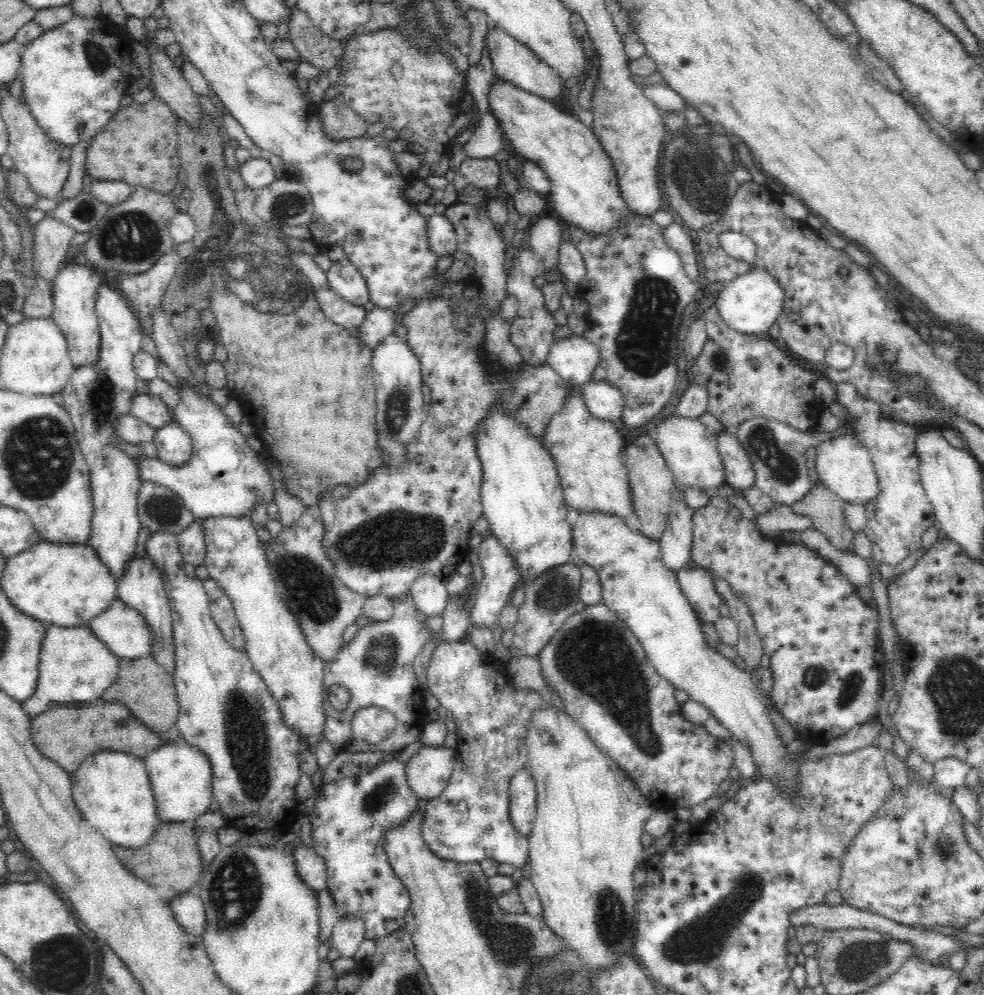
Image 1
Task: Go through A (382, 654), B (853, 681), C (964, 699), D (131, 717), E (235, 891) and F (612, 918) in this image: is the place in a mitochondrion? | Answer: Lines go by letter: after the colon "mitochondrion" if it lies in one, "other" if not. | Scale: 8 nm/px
A: mitochondrion
B: mitochondrion
C: mitochondrion
D: other
E: mitochondrion
F: mitochondrion

